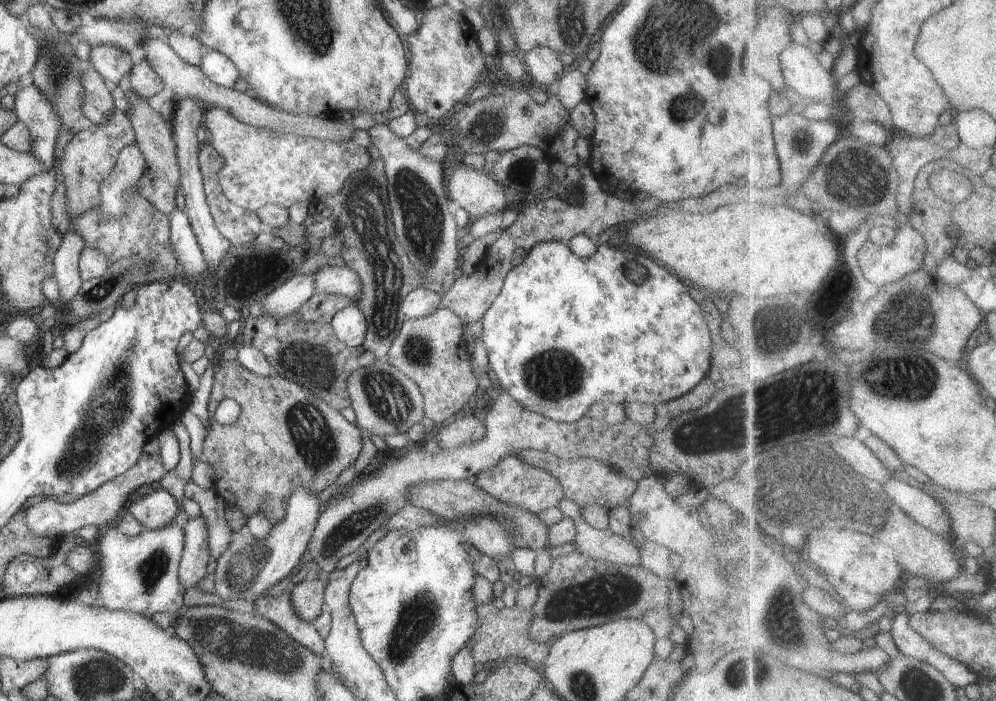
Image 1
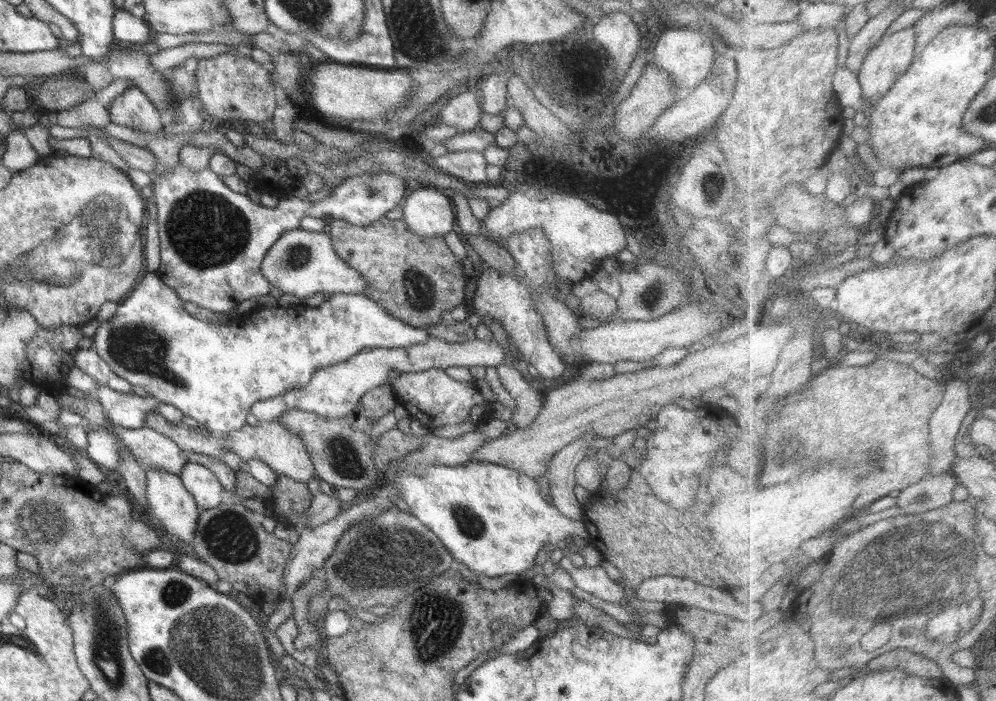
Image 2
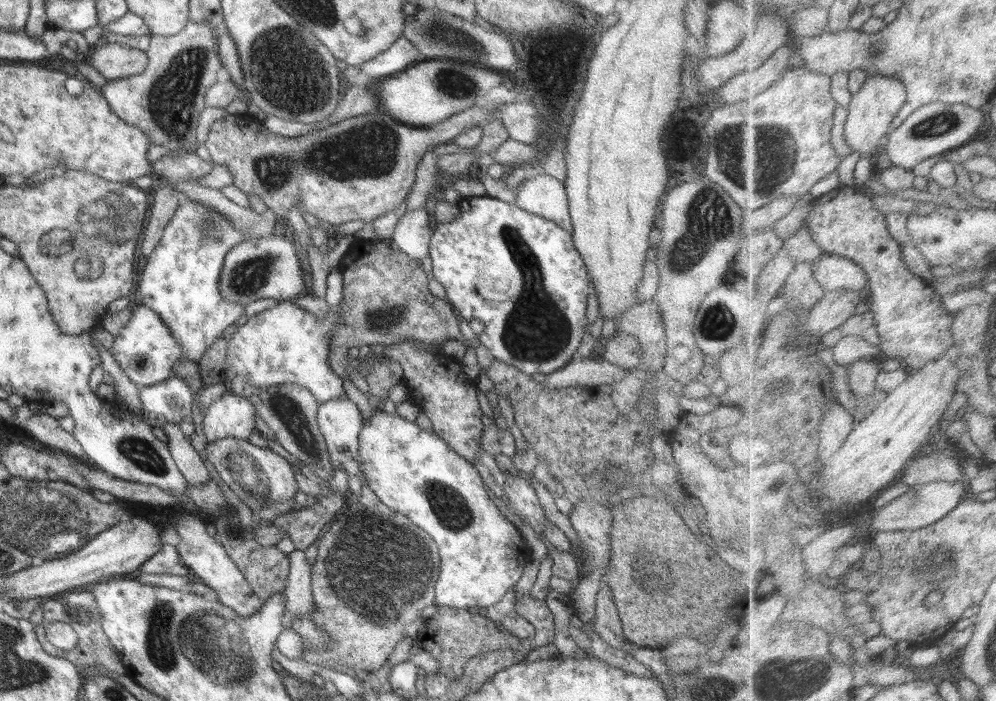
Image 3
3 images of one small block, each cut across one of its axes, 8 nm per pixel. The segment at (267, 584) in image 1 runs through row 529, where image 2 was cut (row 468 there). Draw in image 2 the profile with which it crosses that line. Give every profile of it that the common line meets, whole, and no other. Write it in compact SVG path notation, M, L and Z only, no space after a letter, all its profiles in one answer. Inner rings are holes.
M146 413L144 426L170 438L186 454L194 452L218 459L218 448L225 448L225 450L232 450L235 454L238 454L240 460L244 462L248 462L252 458L258 458L258 460L270 466L276 474L281 474L299 483L307 483L308 480L316 477L312 459L310 459L310 454L306 451L304 442L301 442L297 434L290 433L284 425L280 425L276 419L268 422L266 428L261 427L260 424L258 426L246 424L240 430L229 433L228 439L224 441L218 440L211 435L203 436L200 430L190 426L187 427L182 423L171 423L160 413Z

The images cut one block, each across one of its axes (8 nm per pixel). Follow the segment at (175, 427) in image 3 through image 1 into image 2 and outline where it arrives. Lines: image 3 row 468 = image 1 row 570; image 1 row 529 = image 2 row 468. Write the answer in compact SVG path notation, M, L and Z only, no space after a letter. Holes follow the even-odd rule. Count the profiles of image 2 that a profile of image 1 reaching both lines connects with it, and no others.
M188 462L179 477L201 510L216 508L220 503L227 501L224 487L216 475L205 466Z

